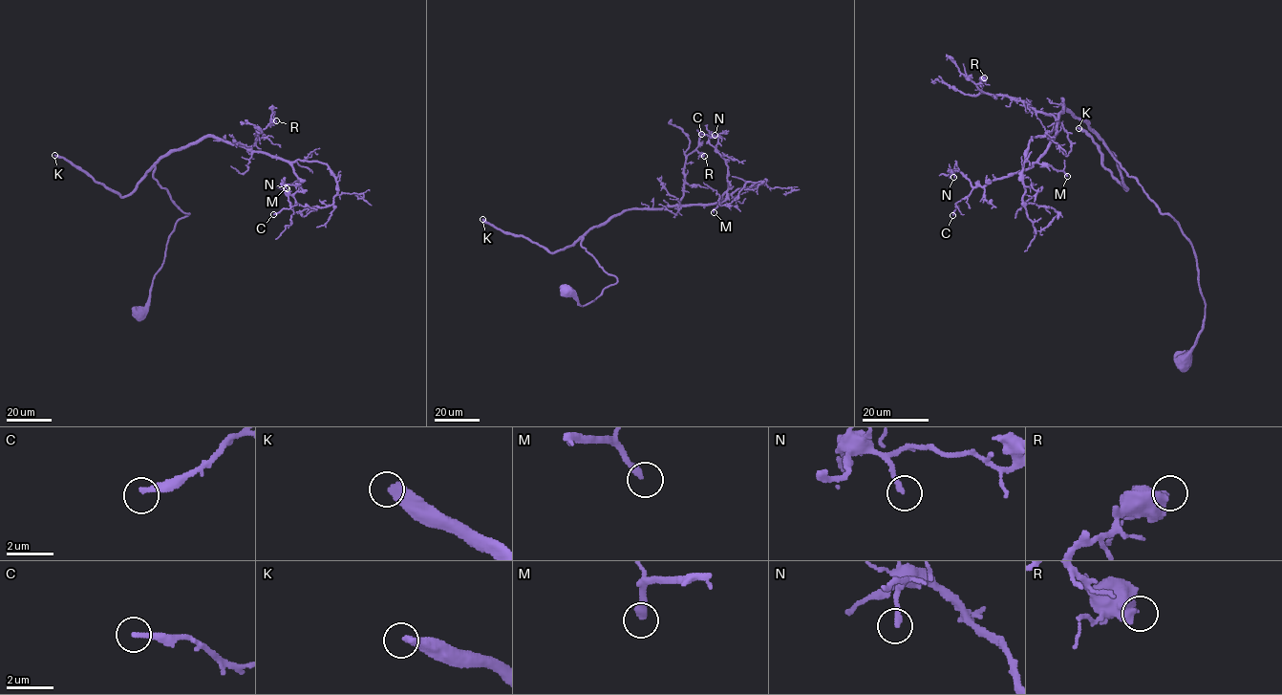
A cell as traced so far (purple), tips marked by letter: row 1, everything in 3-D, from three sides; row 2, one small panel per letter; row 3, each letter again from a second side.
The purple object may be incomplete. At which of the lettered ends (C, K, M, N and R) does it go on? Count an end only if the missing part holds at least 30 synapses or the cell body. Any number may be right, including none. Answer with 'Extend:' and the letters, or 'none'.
Extend: K, M

